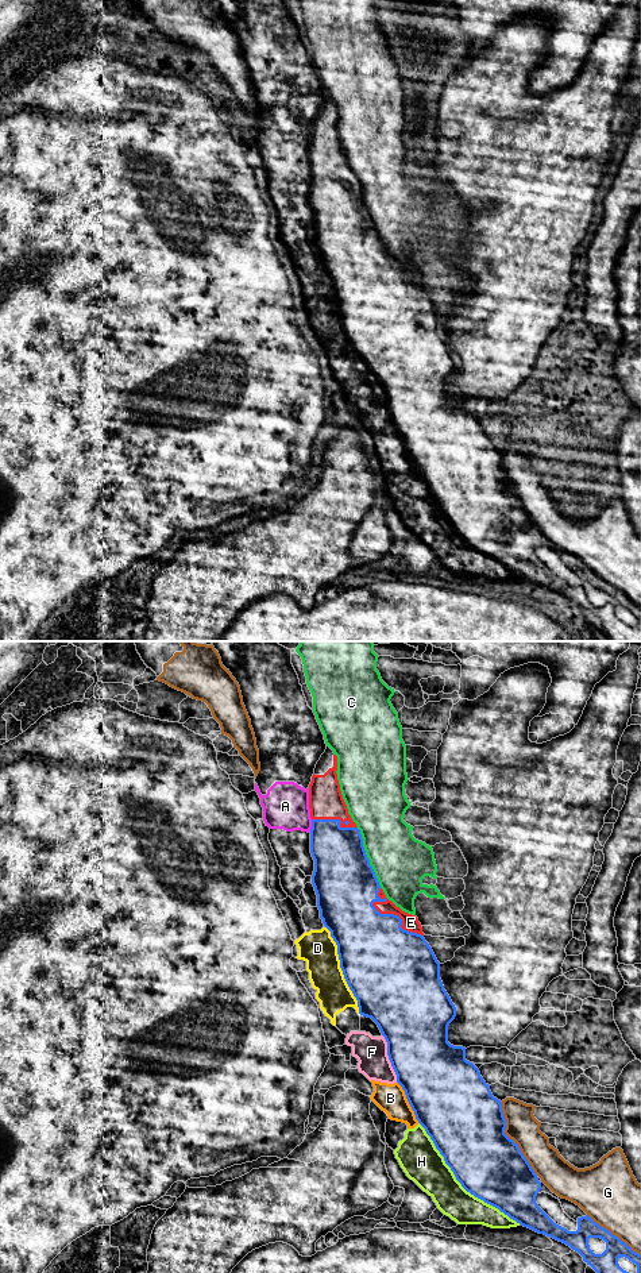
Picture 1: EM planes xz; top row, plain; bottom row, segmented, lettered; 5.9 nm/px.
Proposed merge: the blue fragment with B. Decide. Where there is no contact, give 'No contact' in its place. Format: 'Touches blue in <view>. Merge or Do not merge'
Touches blue in xz. Do not merge

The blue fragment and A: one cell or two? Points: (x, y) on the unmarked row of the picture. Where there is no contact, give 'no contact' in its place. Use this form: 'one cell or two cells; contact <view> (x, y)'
two cells; contact xz (312, 178)

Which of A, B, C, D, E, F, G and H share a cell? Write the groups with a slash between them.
A B D F H / C / E / G

